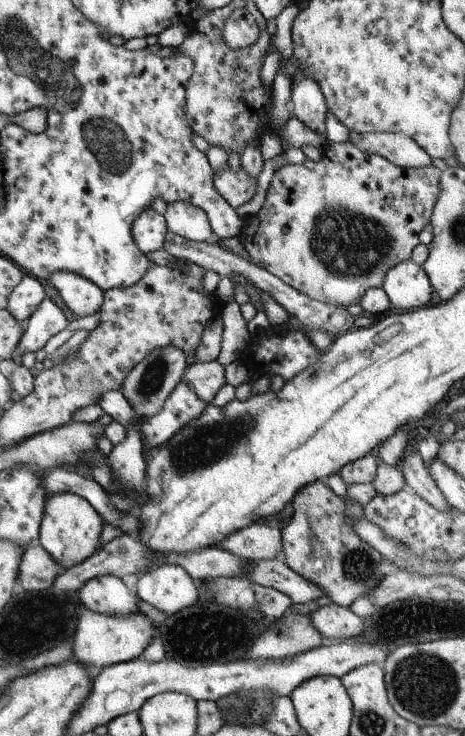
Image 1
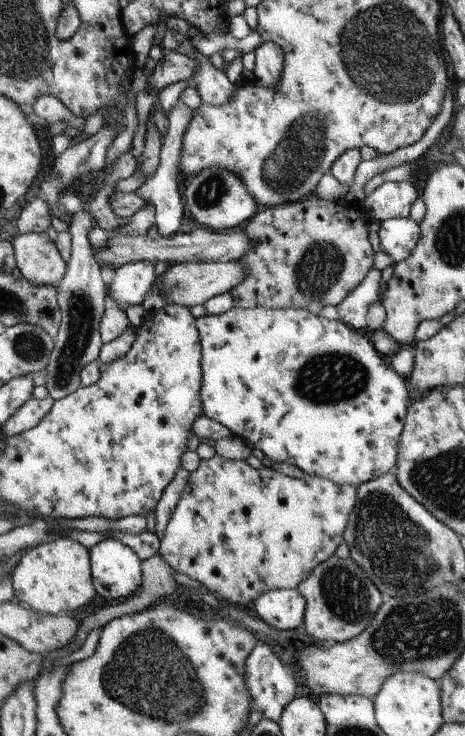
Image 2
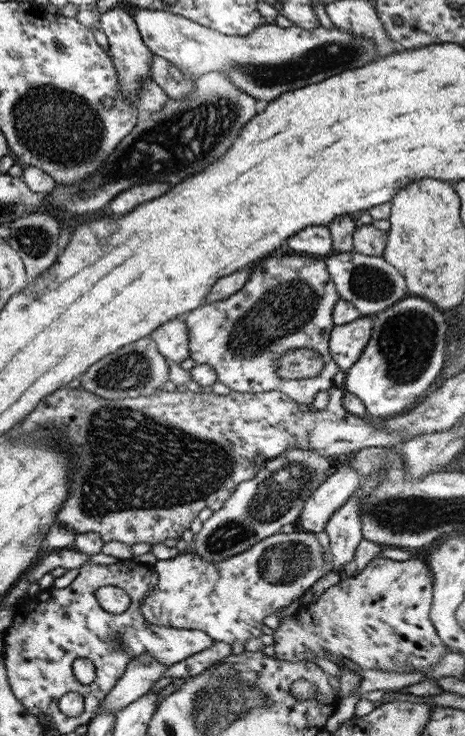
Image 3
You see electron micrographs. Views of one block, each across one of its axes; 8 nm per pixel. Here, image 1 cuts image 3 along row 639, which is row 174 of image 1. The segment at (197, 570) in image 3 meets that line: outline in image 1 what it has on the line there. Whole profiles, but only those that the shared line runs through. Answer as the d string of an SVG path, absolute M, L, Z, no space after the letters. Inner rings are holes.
M227 165L227 168L212 172L212 178L215 192L233 209L249 202L255 194L256 178L247 176L241 167L232 172Z

